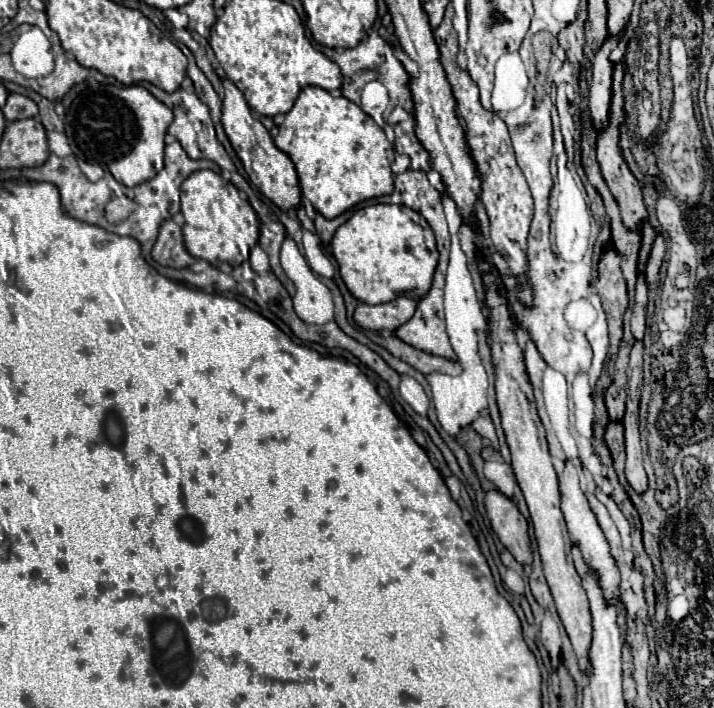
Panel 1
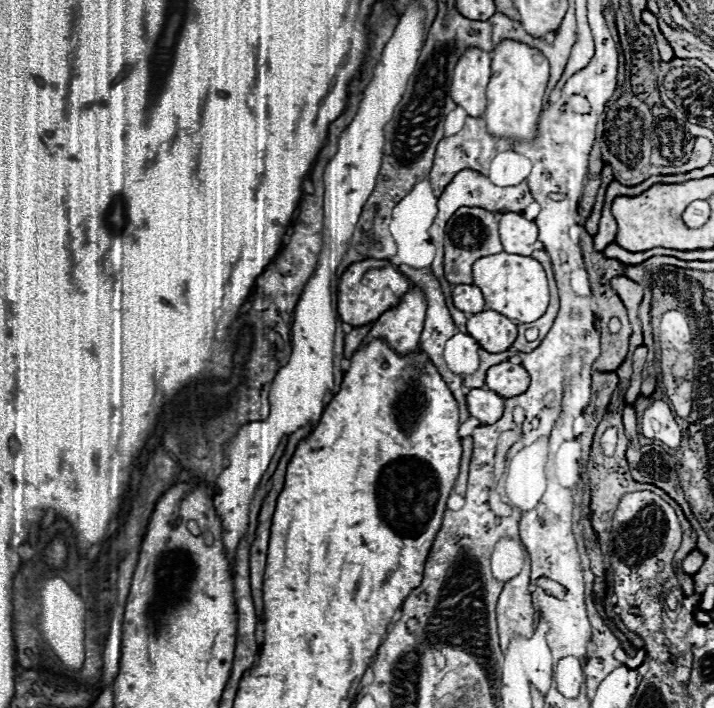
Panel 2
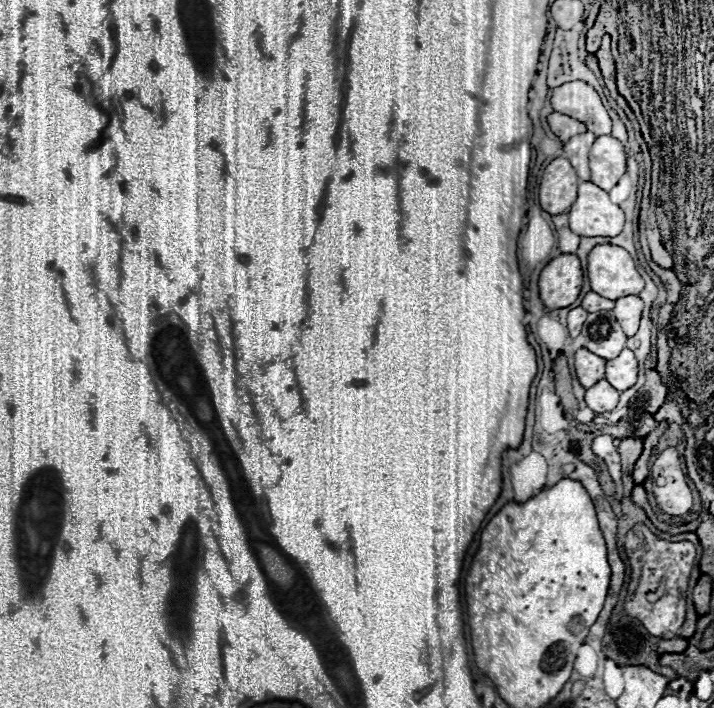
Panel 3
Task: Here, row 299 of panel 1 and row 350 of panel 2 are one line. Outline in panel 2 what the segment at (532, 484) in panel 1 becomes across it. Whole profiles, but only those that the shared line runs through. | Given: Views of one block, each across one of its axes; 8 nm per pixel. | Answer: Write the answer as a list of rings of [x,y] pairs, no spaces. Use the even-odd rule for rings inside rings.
[[[484,310],[468,318],[468,334],[488,352],[504,352],[516,340],[516,324],[498,312]]]

